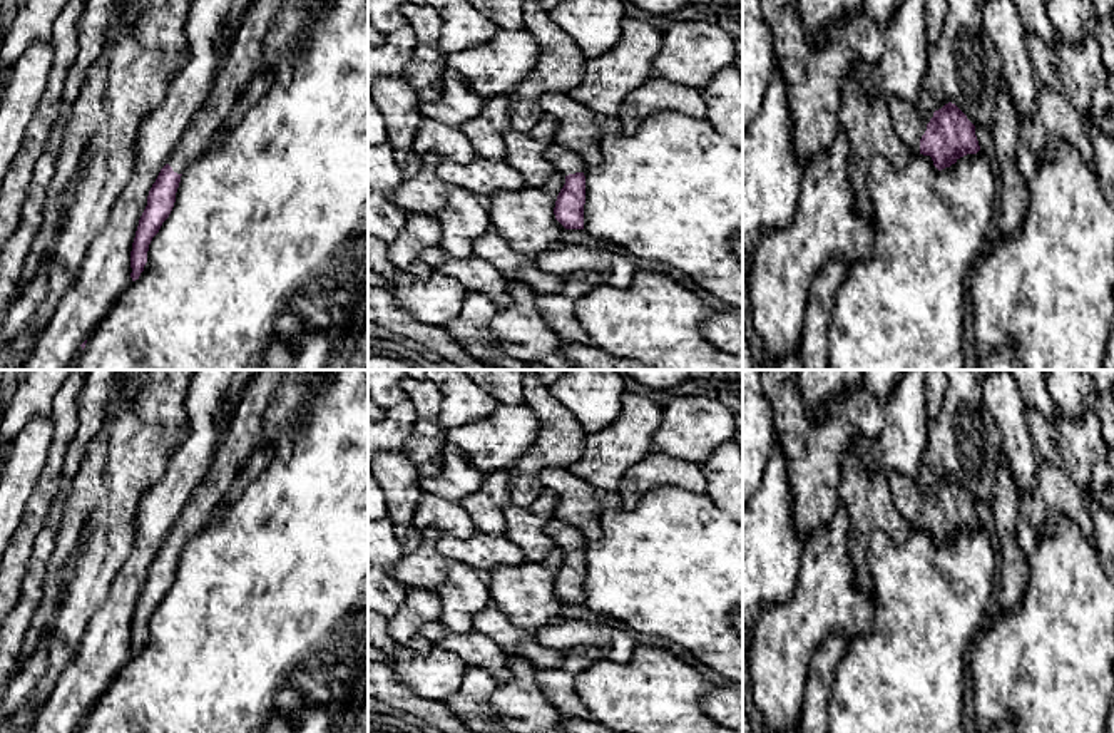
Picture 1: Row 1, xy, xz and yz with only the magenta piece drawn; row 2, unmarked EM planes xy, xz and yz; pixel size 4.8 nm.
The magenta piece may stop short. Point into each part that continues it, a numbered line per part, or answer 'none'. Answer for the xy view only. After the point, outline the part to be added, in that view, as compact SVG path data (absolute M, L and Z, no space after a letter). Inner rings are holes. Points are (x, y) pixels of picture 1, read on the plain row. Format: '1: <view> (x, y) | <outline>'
1: xy (240, 440) | M254 372L234 410L229 428L221 438L209 472L202 477L167 534L174 547L182 549L192 536L206 527L212 512L233 487L239 469L261 440L266 410L274 400L286 372Z

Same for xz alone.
1: xz (564, 536) | M552 519L545 525L545 532L549 537L554 539L555 546L564 551L575 549L575 547L585 547L585 542L587 542L587 537L580 531L557 519Z

